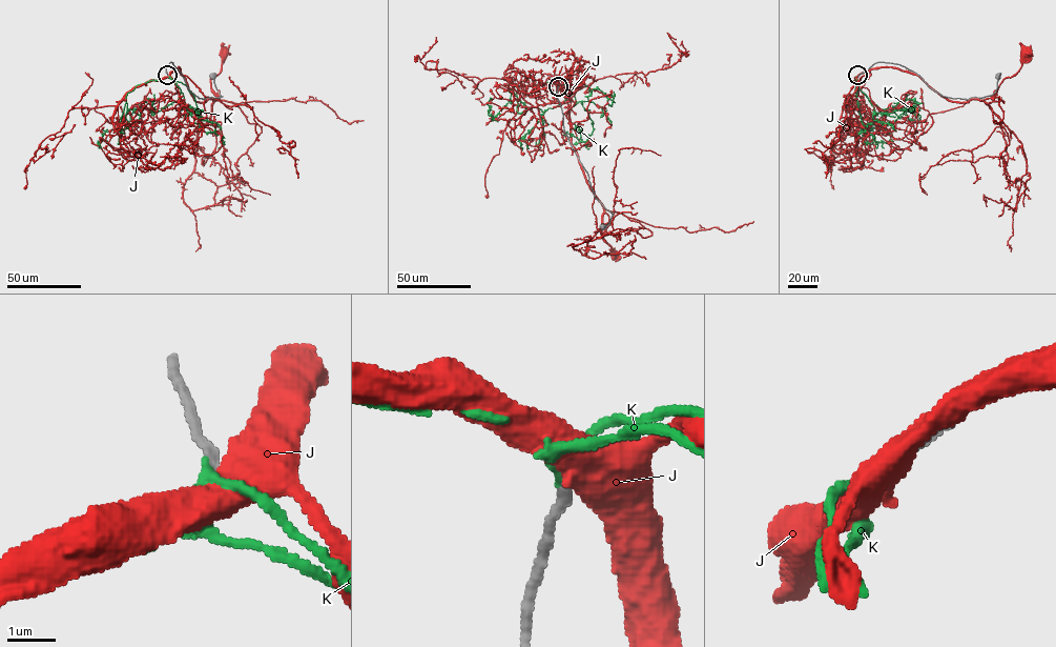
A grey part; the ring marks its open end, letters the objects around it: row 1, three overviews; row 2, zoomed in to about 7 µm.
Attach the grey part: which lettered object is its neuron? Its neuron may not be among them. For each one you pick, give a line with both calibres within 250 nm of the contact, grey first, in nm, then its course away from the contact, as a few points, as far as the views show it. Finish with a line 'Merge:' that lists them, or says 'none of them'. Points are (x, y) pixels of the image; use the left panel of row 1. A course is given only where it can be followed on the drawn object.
K: calibres 200 and 220 nm; course (168, 76), (170, 77), (137, 85), (127, 93), (119, 127), (106, 132), (98, 142), (101, 147)
Merge: K

